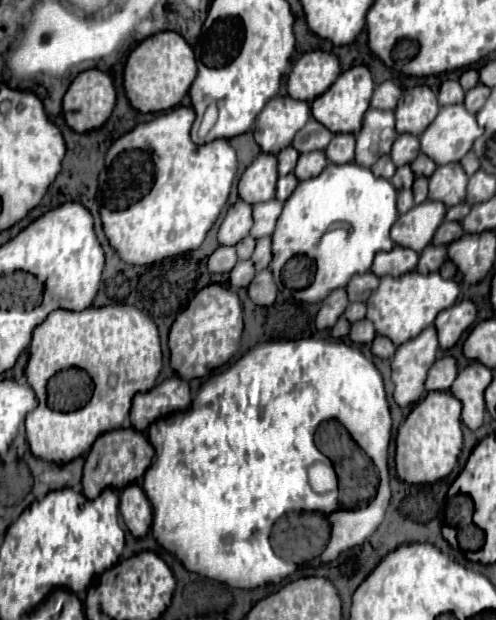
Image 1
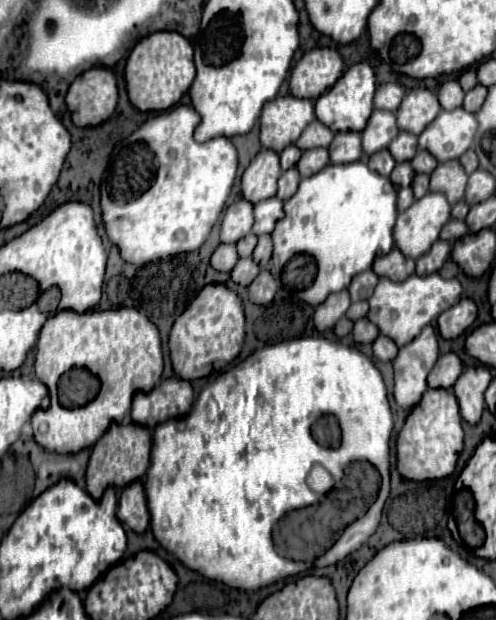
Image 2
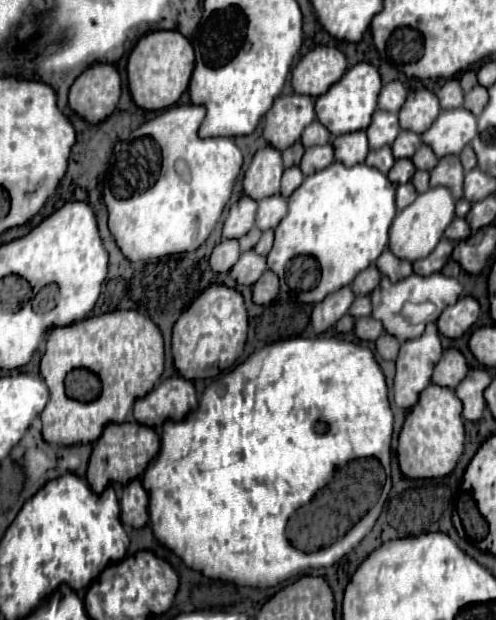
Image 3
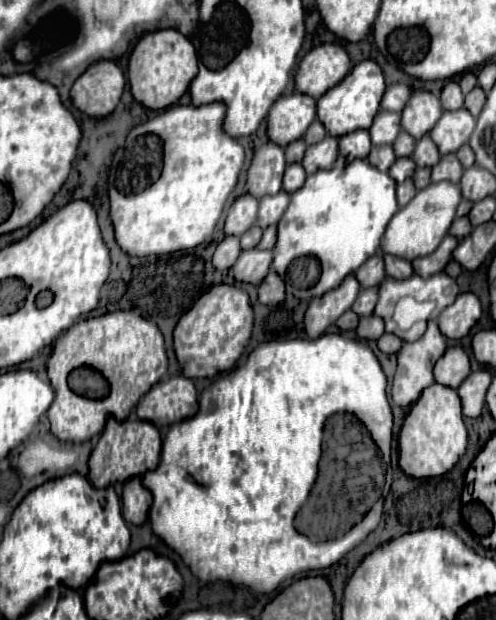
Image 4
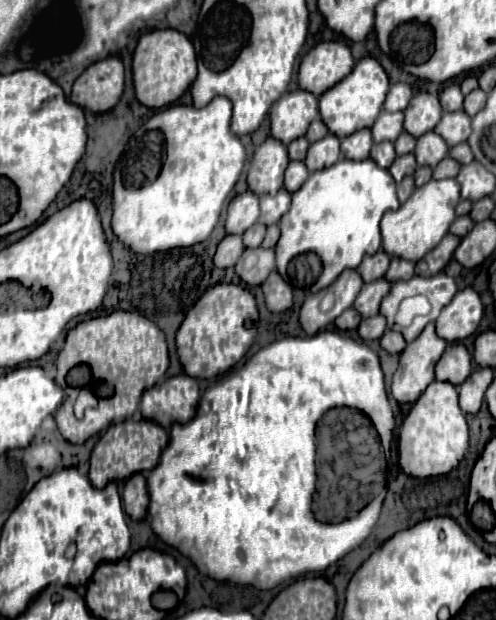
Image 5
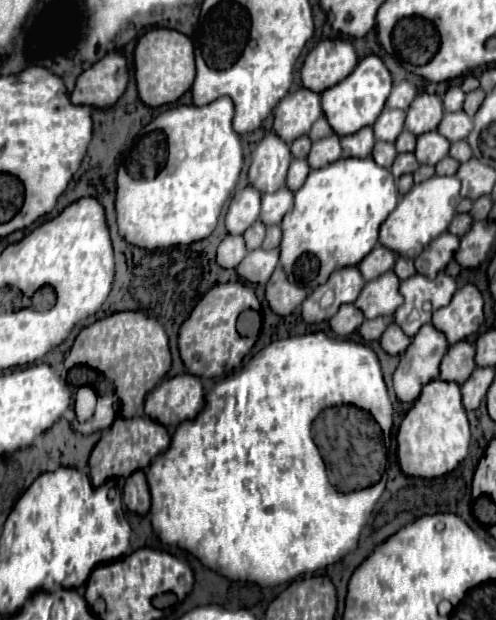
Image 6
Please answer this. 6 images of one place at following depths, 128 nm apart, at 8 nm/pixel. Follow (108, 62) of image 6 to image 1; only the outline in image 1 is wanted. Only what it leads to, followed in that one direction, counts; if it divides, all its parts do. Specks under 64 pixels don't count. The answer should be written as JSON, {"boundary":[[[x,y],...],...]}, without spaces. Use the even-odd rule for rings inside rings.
{"boundary":[[[100,70],[78,74],[64,94],[64,118],[74,132],[100,128],[112,114],[116,92],[112,78]]]}

